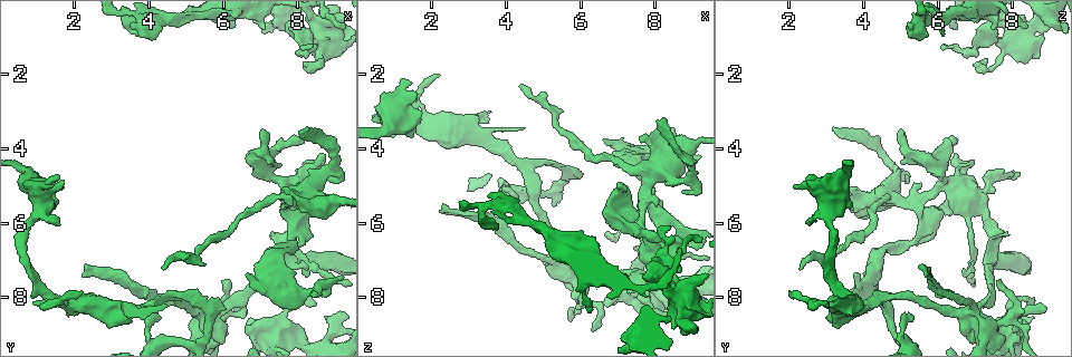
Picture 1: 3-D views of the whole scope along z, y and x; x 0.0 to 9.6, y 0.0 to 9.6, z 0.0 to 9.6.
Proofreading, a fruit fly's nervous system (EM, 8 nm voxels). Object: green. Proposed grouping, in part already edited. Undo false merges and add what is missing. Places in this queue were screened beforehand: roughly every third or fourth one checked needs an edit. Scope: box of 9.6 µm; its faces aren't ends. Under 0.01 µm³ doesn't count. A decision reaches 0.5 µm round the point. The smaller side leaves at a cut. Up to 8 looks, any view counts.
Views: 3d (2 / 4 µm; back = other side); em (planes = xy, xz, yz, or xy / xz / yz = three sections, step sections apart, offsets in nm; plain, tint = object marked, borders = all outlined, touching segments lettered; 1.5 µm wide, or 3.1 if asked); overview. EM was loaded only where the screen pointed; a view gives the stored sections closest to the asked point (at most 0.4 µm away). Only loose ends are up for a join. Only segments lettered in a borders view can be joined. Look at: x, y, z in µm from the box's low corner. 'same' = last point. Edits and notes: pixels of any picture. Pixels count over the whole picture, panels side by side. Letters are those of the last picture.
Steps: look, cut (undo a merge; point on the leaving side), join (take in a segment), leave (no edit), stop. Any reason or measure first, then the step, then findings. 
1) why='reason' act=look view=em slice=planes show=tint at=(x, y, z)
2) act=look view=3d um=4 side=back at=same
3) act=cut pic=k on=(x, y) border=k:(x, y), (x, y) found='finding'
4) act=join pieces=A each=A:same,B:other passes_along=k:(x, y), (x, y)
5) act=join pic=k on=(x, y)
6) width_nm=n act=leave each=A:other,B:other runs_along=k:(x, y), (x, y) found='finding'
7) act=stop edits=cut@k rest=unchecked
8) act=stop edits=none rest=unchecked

why='free end' act=look view=em slice=yz step=4 show=borders at=(7.25, 6.25, 7.85)

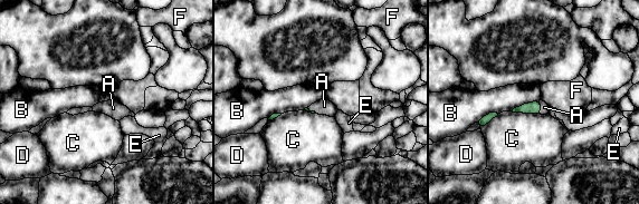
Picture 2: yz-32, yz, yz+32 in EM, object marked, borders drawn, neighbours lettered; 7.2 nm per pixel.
why='cut it another way' act=look view=em slice=planes show=borders at=same

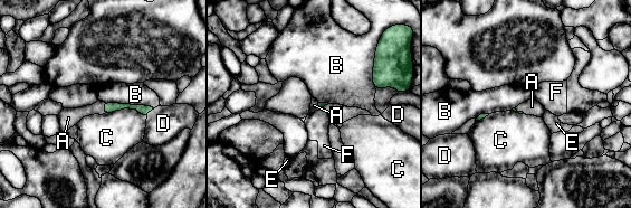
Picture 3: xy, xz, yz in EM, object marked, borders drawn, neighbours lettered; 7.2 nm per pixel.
act=join pieces=A each=A:same,B:other,C:other,D:other,E:other,F:other found='it goes on there'

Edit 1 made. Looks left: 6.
why='looks like a crossing' act=look view=3d um=4 at=(5.40, 8.40, 6.70)

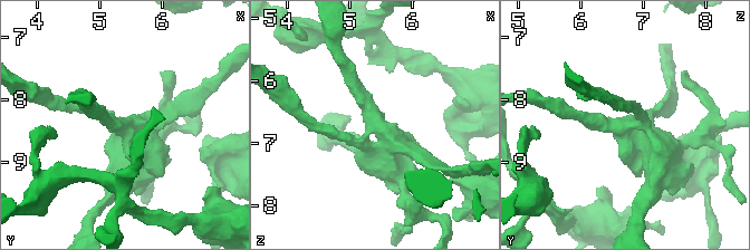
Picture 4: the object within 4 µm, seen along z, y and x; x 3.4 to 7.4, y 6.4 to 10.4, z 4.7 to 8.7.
arms=4 act=look view=em um=3.1 slice=xz step=8 show=tint at=(5.45, 8.45, 6.70)

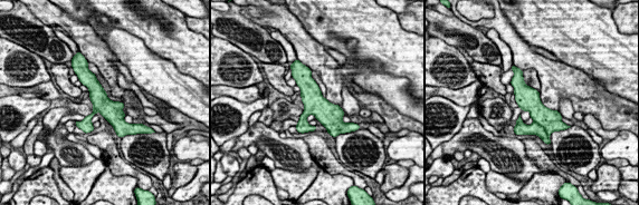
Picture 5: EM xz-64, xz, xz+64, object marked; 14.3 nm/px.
act=look view=em um=3.1 slice=planes show=borders at=same

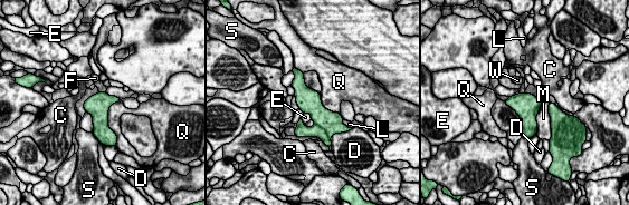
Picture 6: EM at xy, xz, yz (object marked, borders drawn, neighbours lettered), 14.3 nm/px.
width_nm=340 act=leave each=C:other,D:other,E:other,F:other,L:other,M:other,Q:other,S:other,W:other border=6:(303, 113), (307, 113), (312, 118) found='continuous, no second neuron'

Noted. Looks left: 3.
act=stop edits=join@3 rest=unchecked

